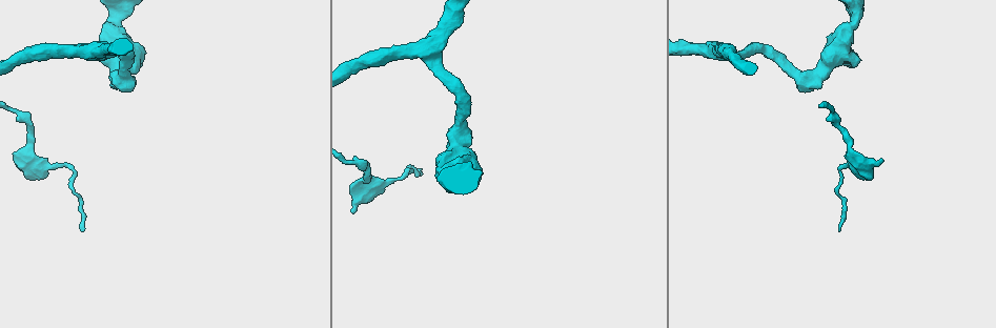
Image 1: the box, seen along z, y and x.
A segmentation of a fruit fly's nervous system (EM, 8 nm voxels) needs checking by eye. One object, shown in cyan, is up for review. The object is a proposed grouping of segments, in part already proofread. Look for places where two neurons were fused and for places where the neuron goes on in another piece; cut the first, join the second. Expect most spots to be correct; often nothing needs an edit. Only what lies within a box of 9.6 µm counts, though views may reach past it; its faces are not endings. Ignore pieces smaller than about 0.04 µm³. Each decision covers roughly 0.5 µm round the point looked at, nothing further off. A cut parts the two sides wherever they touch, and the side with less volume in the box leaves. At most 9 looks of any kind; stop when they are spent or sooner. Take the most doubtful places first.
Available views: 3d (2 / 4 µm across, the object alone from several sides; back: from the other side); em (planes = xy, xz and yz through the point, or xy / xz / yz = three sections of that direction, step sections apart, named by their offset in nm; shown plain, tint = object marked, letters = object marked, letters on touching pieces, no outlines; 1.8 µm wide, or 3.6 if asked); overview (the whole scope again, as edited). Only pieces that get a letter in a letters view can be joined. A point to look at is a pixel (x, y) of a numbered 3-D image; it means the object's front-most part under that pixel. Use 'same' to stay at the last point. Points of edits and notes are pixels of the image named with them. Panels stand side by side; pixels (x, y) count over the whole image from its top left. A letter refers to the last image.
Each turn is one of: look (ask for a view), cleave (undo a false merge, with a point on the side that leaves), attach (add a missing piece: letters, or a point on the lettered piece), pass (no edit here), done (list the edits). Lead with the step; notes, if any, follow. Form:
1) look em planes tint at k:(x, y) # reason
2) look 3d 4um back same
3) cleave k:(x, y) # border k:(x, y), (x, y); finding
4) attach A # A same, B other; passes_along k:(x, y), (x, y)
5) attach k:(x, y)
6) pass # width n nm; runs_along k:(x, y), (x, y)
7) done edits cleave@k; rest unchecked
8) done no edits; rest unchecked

look em xy step 8 tint at 1:(838, 230) # tapers out

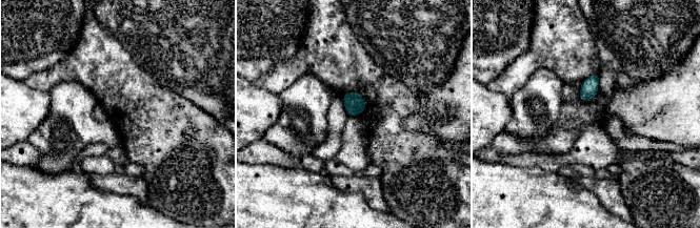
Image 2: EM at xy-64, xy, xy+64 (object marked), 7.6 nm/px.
look em planes letters same # another direction

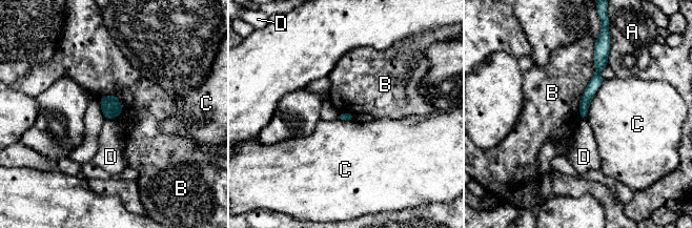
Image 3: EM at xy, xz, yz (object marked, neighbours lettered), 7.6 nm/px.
pass # longest_contact B 600 nm; A other, B other, C other, D other; no lettered piece goes on from it

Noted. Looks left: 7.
look 3d 2um at 1:(354, 181) # free end

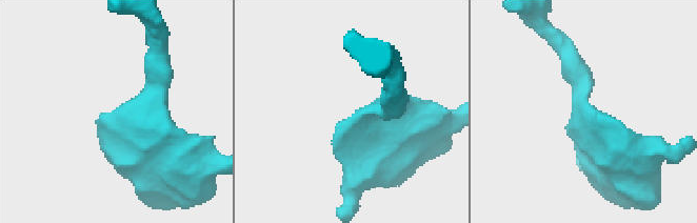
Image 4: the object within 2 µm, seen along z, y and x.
look em xy step 16 tint at 4:(108, 115) # need the tissue

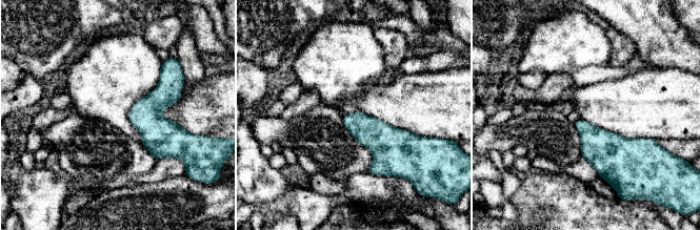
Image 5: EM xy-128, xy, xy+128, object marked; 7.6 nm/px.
look em planes letters same # another direction

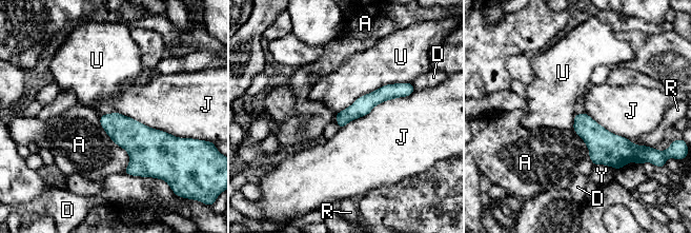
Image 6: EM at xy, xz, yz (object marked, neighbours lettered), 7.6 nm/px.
pass # width 140 nm; longest_contact J 650 nm; A other, D other, J other, R other, U other, Y other; none of them fits

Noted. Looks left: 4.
look em 3.6um xz step 16 tint at 1:(852, 24) # calibre changes

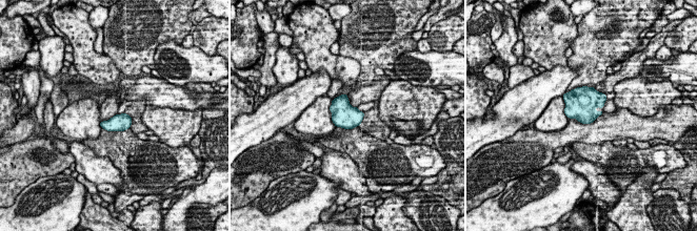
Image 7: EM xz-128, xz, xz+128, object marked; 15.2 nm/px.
look em 3.6um planes letters same # cut it another way

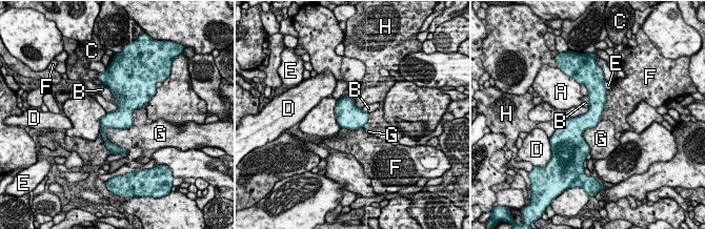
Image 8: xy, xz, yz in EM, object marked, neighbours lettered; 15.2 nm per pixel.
pass # width 240 nm; longest_contact G 550 nm; A other, B other, C other, D other, E other, F other, G other, H other; one neuron here

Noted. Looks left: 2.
look em xz step 4 tint at 1:(89, 51) # branch point

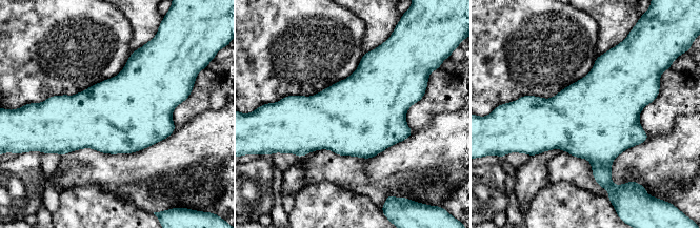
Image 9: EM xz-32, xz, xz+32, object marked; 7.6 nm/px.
look em planes letters same

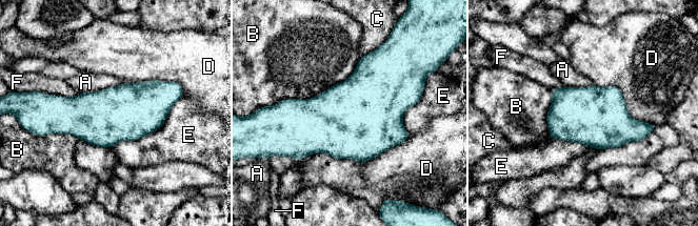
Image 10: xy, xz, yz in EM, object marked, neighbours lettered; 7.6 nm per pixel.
pass # A other, B other, C other, D other, E other, F other; border 10:(183, 95), (158, 128), (112, 147); continuous, no second neuron

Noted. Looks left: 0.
done no edits; rest unchecked

